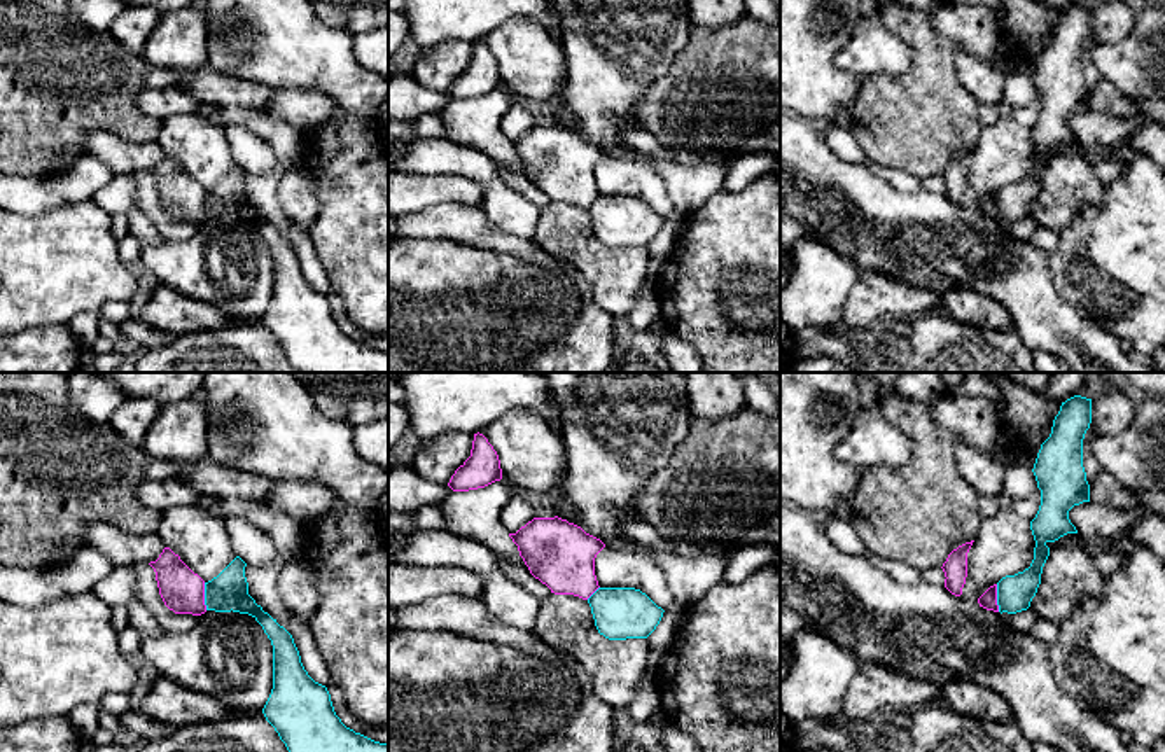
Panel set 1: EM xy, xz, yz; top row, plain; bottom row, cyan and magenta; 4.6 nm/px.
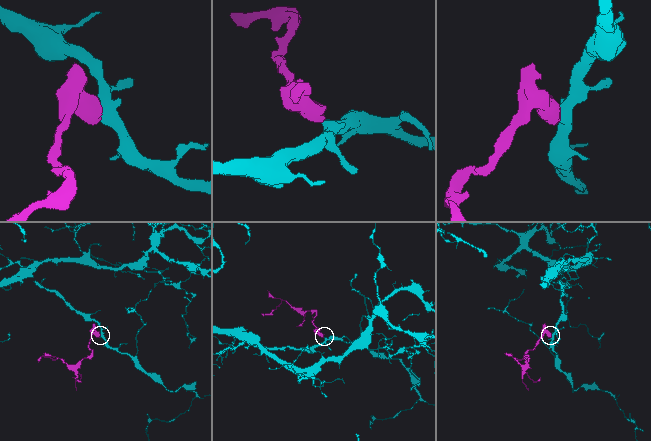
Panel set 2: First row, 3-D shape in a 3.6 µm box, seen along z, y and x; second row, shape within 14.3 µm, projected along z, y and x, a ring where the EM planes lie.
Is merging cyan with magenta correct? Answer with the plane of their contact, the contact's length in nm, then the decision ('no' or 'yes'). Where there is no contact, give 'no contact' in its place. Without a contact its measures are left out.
meets cyan in xy; contact 130 nm long; no

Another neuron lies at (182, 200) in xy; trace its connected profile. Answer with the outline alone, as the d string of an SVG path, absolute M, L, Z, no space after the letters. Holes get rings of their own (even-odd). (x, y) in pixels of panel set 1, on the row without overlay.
M164 156L159 166L149 173L156 180L159 203L170 219L192 224L206 220L205 189L178 163Z

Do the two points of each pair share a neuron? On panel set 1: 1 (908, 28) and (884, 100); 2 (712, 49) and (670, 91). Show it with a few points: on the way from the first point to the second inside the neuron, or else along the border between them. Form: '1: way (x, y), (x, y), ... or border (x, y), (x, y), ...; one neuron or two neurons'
1: way (919, 48), (919, 69), (903, 84); one neuron
2: way (702, 60), (681, 81); one neuron

